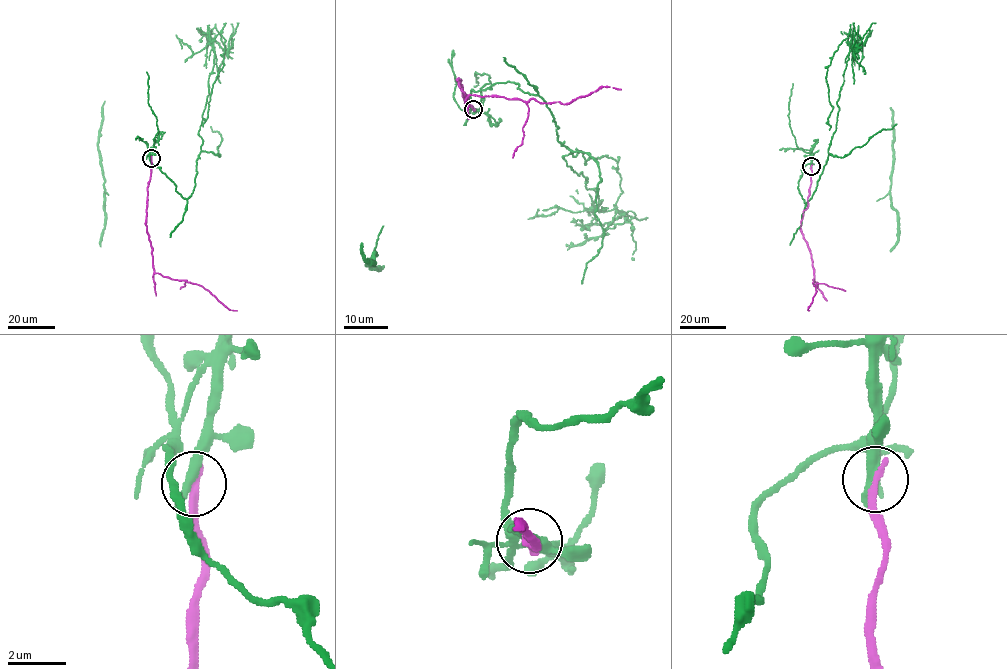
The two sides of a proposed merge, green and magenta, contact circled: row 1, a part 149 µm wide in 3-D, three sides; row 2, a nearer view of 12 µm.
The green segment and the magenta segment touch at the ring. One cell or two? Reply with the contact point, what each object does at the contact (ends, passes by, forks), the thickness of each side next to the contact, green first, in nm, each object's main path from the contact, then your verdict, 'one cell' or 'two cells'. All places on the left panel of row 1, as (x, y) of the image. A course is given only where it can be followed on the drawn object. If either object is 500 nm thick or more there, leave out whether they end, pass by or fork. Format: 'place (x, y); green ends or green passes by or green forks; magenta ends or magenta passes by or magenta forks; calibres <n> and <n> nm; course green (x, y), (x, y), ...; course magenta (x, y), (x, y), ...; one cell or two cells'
place (151, 158); green forks; magenta ends; calibres 240 and 320 nm; course green (151, 157), (187, 198), (202, 143), (198, 131), (214, 66), (212, 40), (221, 32), (223, 64), (203, 126); course magenta (151, 157), (146, 222), (154, 272), (199, 284), (231, 310), (236, 310); two cells

